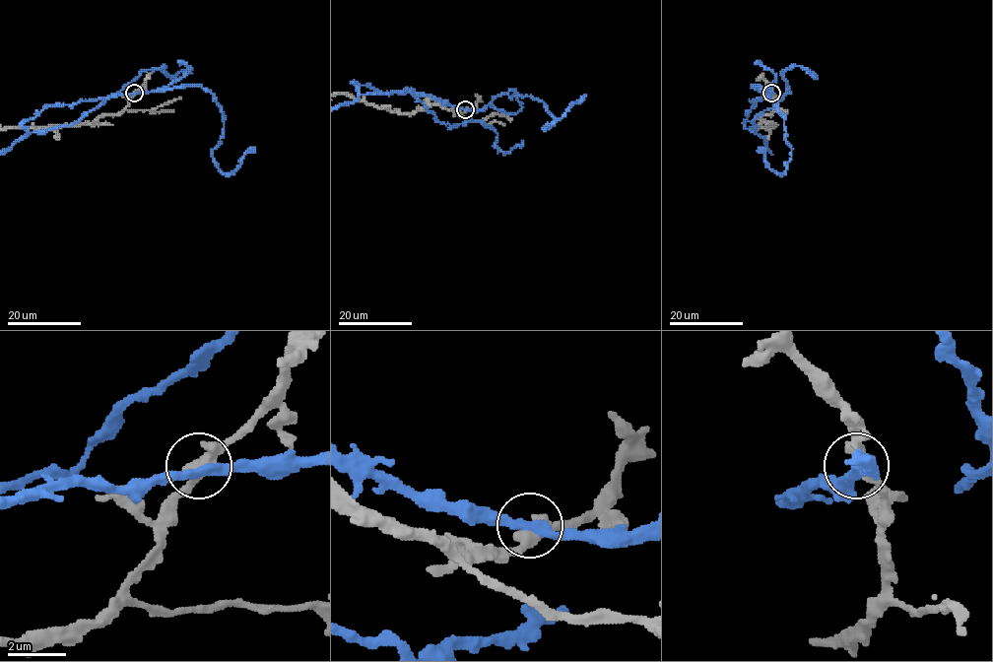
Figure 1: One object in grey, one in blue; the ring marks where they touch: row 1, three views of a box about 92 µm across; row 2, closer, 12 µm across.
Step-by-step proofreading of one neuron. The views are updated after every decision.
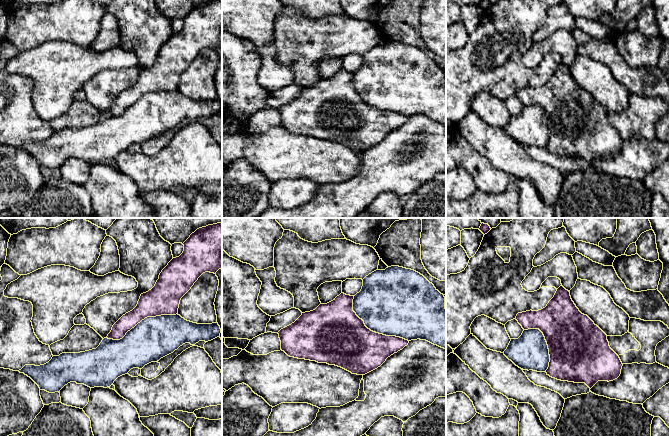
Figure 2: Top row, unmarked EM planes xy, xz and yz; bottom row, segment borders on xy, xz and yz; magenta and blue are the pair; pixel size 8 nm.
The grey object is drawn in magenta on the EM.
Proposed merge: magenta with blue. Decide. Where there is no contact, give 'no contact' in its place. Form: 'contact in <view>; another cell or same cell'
contact in xz; another cell

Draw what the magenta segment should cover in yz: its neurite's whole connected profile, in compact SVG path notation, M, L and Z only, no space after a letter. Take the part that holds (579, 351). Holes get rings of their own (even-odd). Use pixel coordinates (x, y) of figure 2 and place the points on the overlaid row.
M560 286L547 306L538 311L518 313L515 318L524 330L539 329L547 342L550 362L547 375L561 381L585 383L590 389L598 381L613 381L621 374L622 362L610 348L607 335L587 316L582 314L571 299L570 292Z

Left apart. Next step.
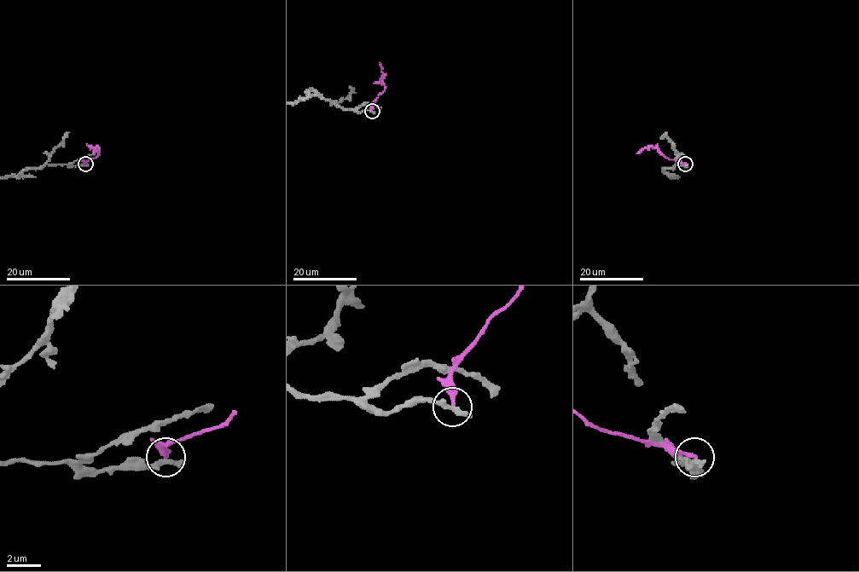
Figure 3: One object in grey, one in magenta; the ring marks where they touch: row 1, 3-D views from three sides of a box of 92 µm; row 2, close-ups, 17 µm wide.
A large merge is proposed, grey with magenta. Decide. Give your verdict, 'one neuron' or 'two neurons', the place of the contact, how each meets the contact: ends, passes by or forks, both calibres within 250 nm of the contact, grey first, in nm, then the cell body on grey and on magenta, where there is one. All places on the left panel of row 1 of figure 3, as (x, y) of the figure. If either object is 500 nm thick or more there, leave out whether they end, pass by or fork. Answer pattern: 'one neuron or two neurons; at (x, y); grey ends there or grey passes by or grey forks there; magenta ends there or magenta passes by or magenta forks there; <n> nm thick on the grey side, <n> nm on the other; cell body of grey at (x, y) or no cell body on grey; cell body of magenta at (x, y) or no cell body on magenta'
two neurons; at (85, 164); grey passes by; magenta ends there; 280 nm thick on the grey side, 240 nm on the other; no cell body on grey; no cell body on magenta

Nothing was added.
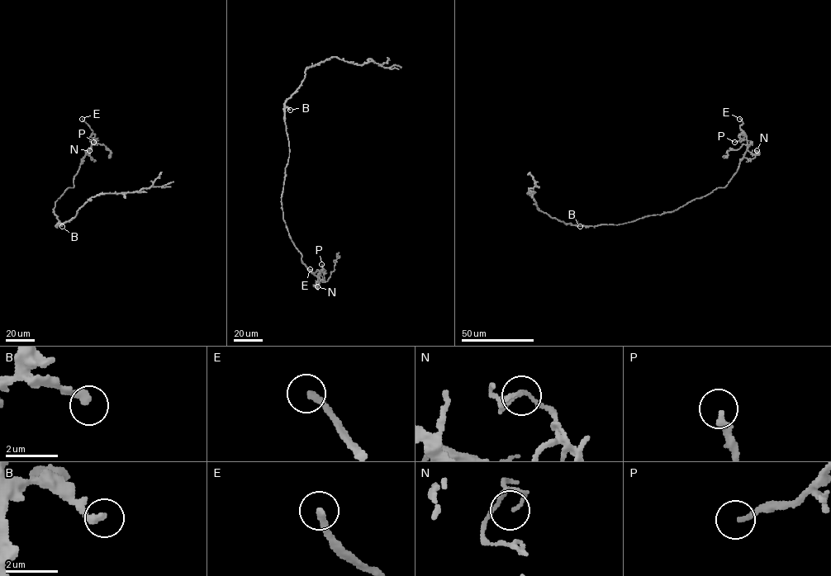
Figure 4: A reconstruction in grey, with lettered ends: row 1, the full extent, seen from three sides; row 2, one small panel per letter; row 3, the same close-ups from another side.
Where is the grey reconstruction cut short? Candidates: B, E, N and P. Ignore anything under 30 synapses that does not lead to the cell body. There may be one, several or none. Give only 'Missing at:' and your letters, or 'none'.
Missing at: E

